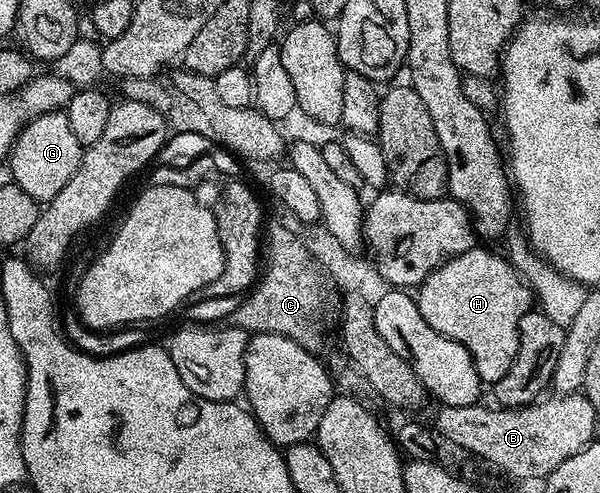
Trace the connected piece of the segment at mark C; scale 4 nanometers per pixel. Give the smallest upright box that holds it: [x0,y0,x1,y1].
[231,222,332,352]

